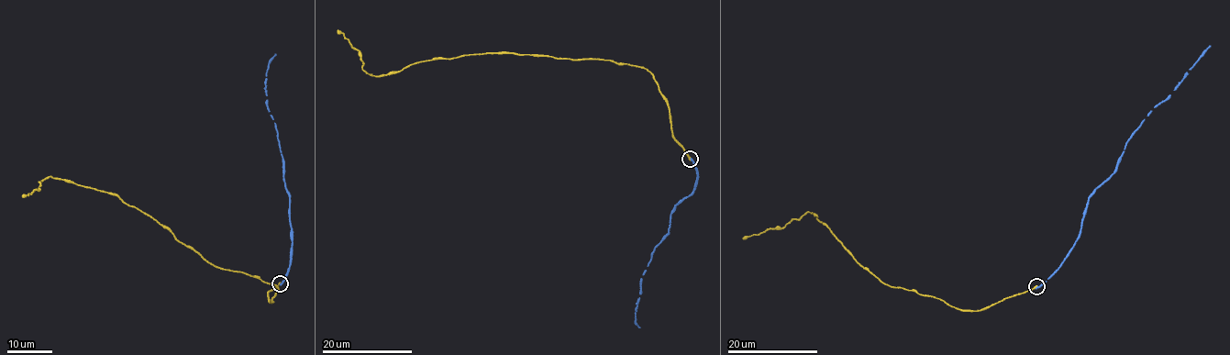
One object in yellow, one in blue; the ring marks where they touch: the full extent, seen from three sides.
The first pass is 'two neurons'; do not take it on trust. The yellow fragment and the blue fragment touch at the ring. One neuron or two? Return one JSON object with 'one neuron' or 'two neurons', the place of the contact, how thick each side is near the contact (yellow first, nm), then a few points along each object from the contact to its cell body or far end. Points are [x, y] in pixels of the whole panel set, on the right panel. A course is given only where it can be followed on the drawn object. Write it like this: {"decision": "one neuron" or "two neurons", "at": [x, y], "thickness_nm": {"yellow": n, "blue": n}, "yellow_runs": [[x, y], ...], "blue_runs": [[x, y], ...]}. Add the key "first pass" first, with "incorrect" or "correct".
{"first pass": "correct", "decision": "two neurons", "at": [1036, 286], "thickness_nm": {"yellow": 400, "blue": 280}, "yellow_runs": [[1036, 286], [979, 311], [962, 310], [930, 295], [882, 283], [808, 211], [780, 227], [743, 239]], "blue_runs": [[1036, 286], [1059, 268], [1080, 233], [1088, 196], [1115, 170], [1127, 138], [1157, 105], [1170, 94], [1210, 46]]}

